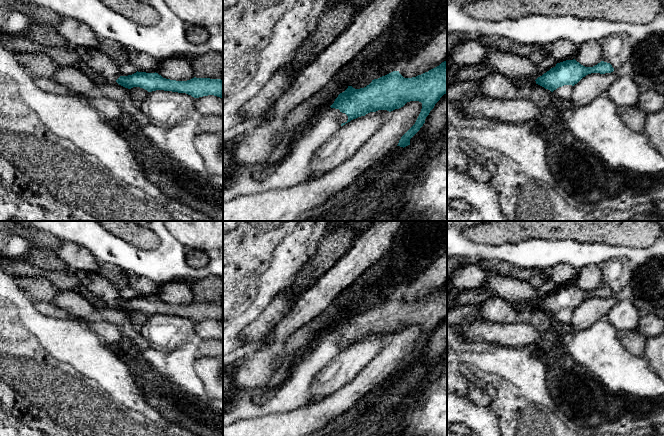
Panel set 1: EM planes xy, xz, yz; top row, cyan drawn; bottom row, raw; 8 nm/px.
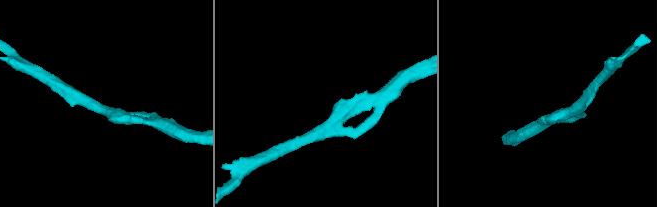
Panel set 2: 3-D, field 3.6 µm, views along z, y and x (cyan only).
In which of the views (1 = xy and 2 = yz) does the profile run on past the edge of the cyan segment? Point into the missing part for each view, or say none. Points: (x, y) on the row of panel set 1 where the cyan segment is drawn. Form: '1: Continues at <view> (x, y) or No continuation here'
1: No continuation here
2: No continuation here

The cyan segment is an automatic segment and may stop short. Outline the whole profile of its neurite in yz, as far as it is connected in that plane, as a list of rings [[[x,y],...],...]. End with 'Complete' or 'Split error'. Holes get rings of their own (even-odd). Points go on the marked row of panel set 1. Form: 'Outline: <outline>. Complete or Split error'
Outline: [[[575,59],[557,63],[555,67],[538,77],[536,84],[553,92],[564,85],[577,84],[583,77],[591,73],[611,73],[614,68],[610,63],[601,61],[593,67],[585,67]]]. Complete

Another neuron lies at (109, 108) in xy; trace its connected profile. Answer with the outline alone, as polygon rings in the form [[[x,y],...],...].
[[[93,94],[88,96],[87,101],[109,121],[120,118],[124,113],[120,105],[112,98]]]

